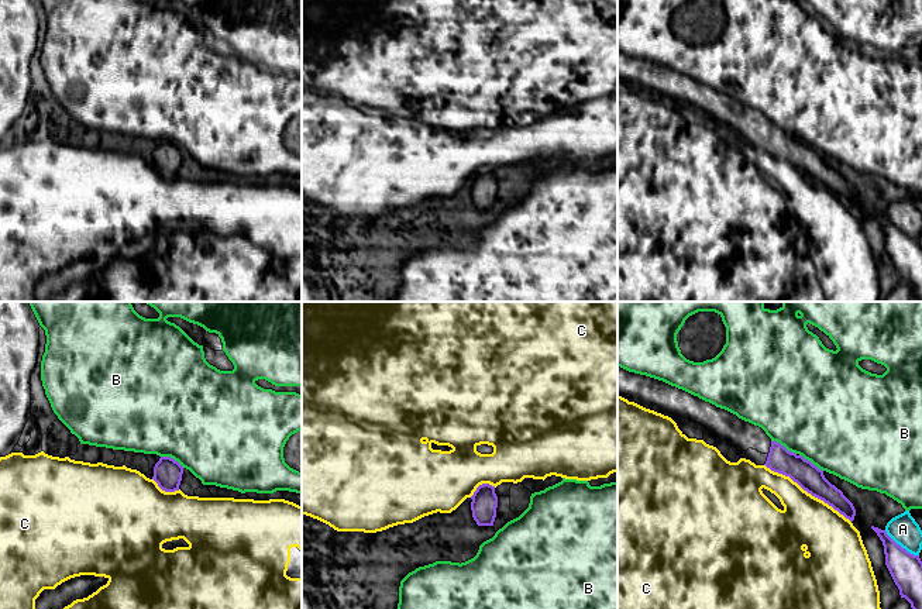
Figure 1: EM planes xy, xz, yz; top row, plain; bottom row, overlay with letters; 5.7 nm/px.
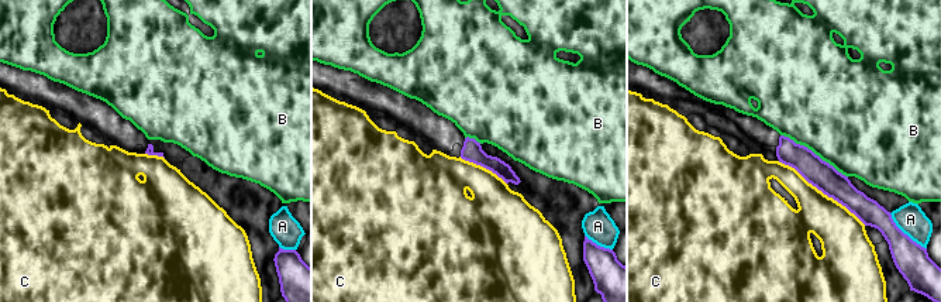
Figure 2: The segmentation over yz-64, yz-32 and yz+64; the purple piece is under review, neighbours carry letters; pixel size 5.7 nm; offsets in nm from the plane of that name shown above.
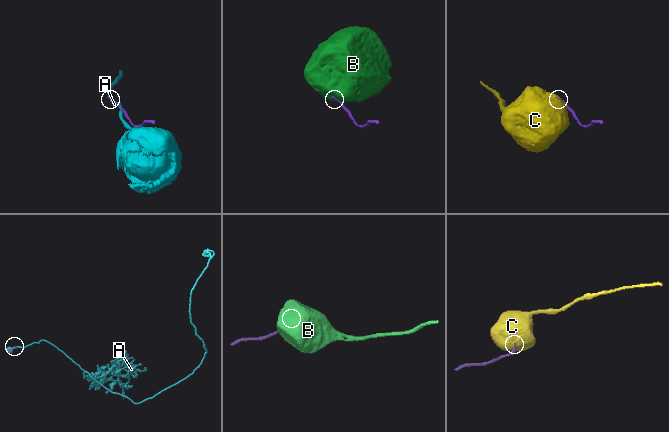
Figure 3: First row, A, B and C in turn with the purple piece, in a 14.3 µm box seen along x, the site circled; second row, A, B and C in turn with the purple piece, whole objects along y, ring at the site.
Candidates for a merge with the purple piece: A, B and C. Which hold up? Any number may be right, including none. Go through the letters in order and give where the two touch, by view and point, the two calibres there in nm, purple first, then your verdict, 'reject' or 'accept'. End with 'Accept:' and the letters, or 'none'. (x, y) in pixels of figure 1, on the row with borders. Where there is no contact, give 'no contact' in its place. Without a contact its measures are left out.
A: yz (900, 546) | 190/170 nm | reject
B: yz (783, 446) | 150/500 nm | reject
C: yz (808, 492) | 150/300 nm | reject
Accept: none

